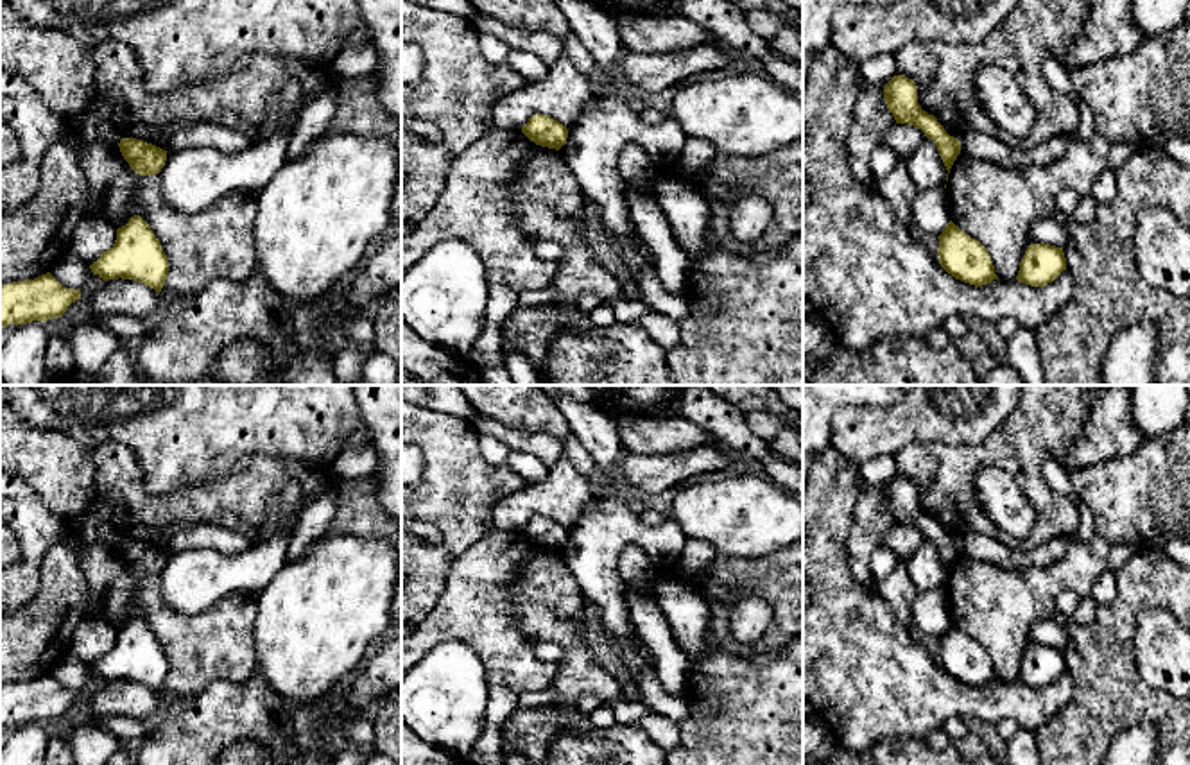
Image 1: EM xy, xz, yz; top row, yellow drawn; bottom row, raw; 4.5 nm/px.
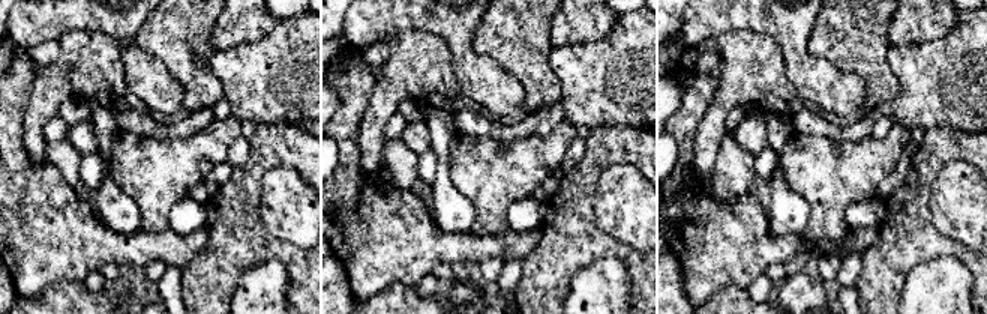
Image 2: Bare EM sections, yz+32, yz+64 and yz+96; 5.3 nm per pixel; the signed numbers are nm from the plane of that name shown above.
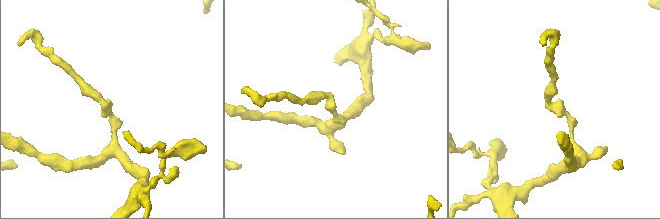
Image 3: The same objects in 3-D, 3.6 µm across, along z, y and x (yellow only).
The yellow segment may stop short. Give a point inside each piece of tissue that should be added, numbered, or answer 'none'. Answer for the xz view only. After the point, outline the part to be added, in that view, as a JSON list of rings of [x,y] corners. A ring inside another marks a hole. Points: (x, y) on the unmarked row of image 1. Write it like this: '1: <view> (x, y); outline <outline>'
none

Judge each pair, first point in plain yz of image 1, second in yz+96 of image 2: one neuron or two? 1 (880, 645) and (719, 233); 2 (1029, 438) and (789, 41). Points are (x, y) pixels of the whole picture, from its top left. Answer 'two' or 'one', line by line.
1: one
2: two

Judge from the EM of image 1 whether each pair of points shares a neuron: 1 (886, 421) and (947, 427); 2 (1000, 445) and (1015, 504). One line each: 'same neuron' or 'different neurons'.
1: same neuron
2: different neurons

